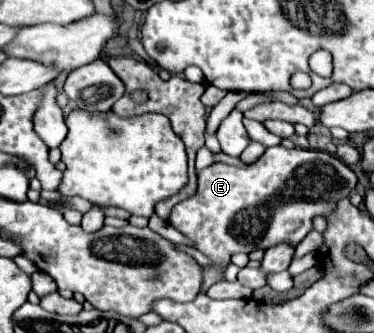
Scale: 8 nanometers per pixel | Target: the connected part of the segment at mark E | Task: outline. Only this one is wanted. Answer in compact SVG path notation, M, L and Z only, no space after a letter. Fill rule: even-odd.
M282 145L268 147L252 165L232 167L214 163L198 171L196 195L178 203L168 223L188 235L196 243L196 249L214 261L214 267L204 267L202 293L206 293L210 285L222 279L224 265L230 261L232 253L268 249L284 241L298 245L312 231L312 219L330 215L340 199L350 197L356 181L356 173L348 165L324 151L286 149ZM242 209L244 233L236 229L236 219Z

